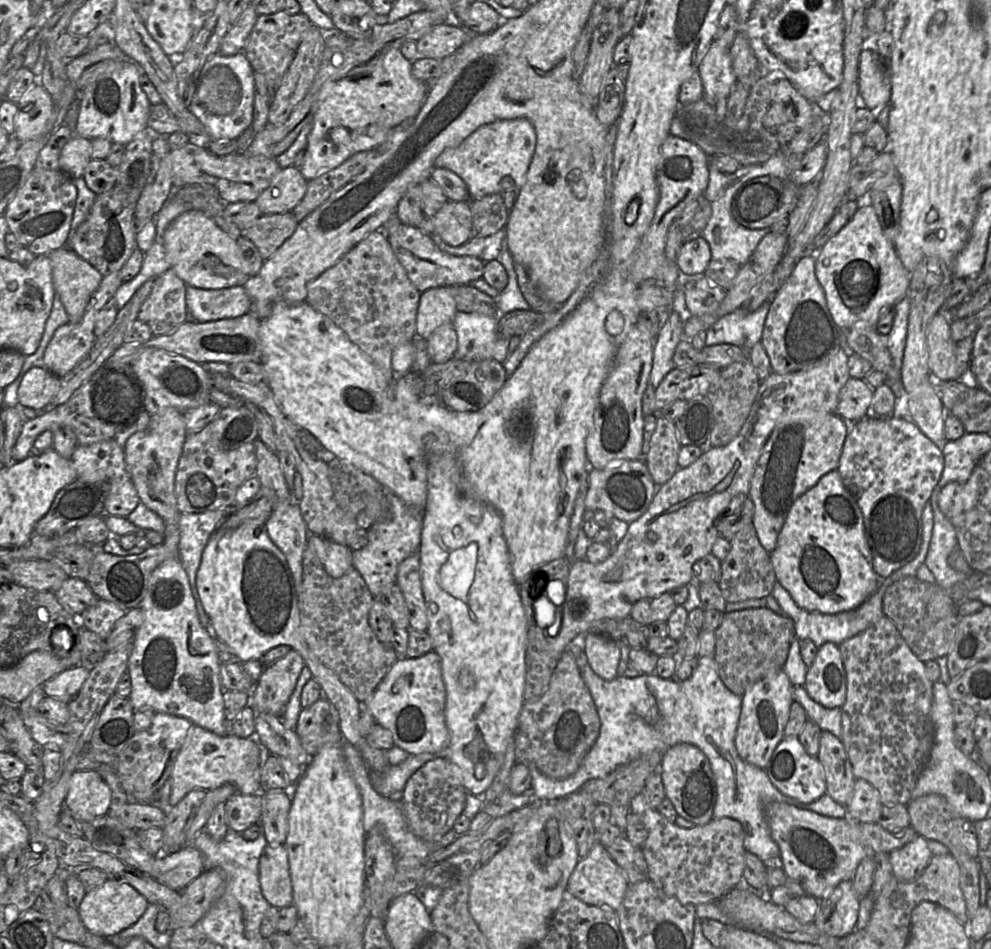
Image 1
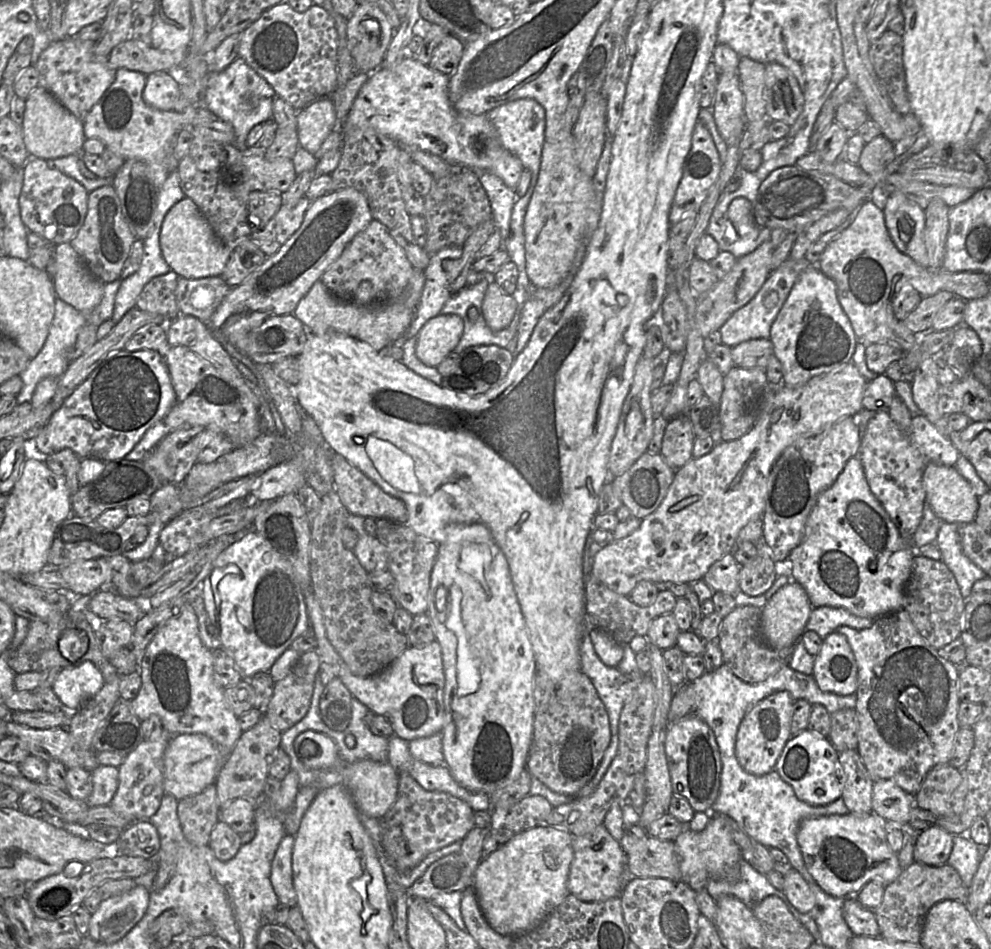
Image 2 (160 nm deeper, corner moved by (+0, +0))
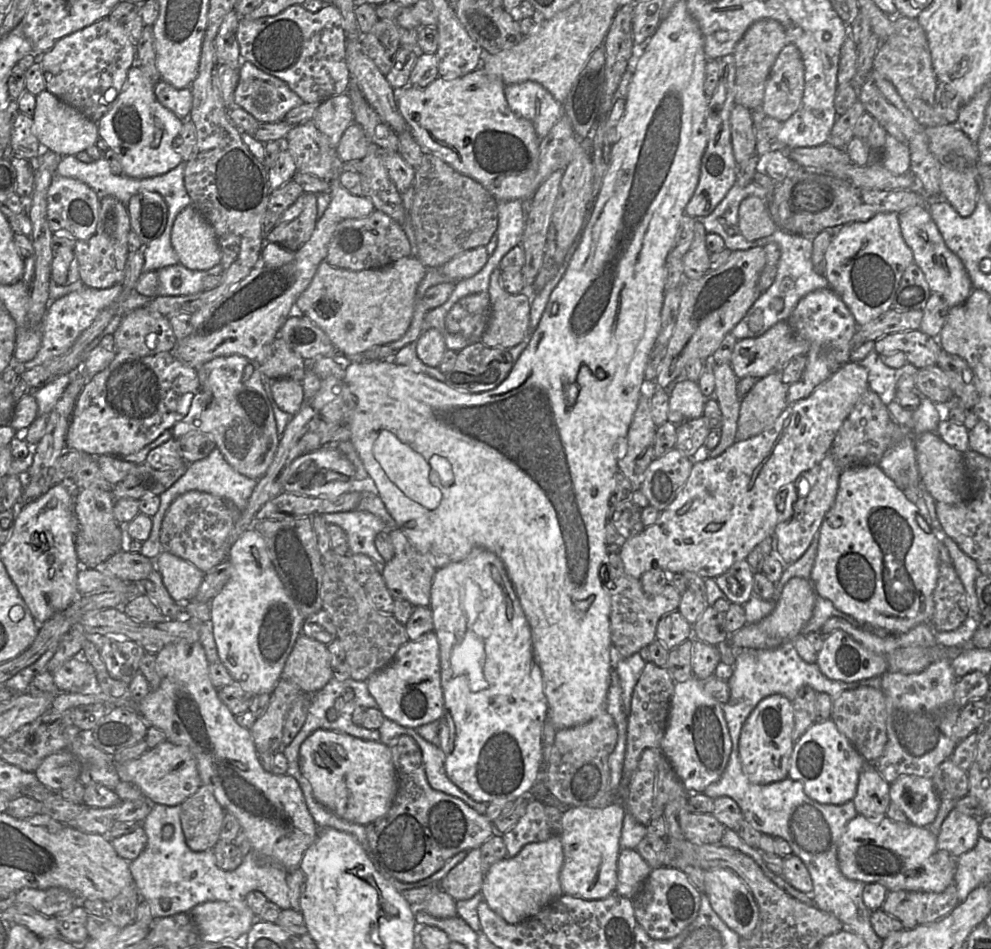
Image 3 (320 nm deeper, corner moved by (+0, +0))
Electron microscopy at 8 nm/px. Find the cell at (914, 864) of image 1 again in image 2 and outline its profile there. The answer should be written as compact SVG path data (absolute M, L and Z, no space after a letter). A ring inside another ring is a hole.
M938 825L922 830L914 845L914 861L929 866L947 863L953 848L953 838L953 834Z

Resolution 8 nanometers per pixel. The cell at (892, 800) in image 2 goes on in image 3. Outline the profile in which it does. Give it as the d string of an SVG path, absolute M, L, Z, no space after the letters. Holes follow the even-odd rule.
M901 776L890 784L891 804L897 806L908 822L919 827L929 827L935 820L941 801L931 779L918 776Z

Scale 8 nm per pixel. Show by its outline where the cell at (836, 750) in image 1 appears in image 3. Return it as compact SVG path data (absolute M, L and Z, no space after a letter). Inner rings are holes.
M866 763L861 769L852 802L858 815L867 819L885 817L891 804L890 784L883 779L873 763Z

